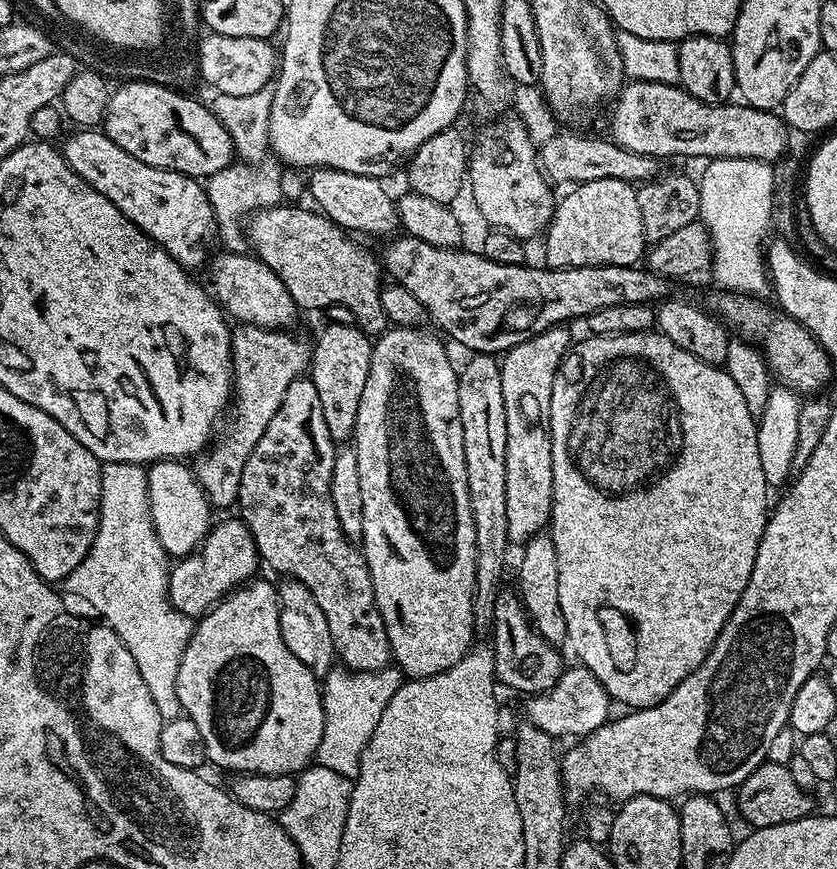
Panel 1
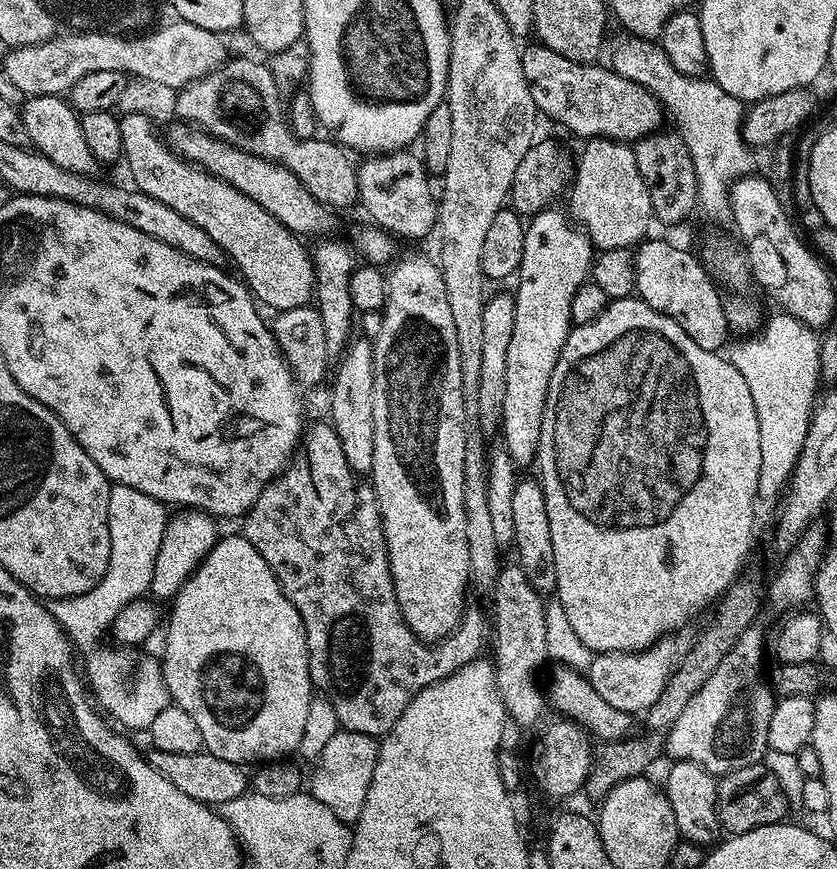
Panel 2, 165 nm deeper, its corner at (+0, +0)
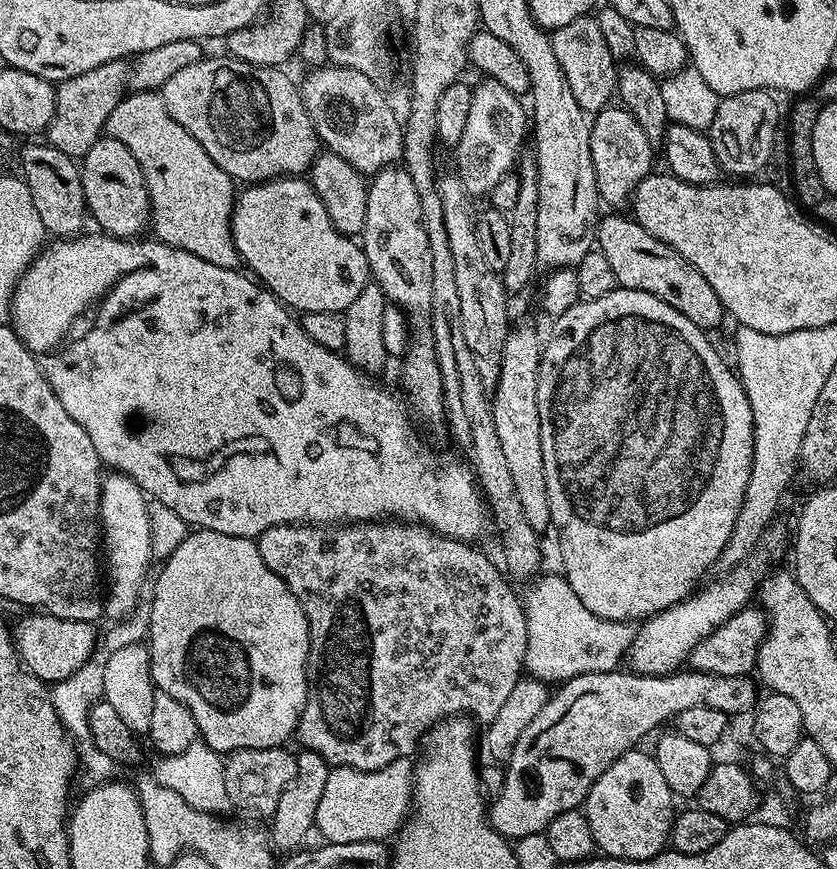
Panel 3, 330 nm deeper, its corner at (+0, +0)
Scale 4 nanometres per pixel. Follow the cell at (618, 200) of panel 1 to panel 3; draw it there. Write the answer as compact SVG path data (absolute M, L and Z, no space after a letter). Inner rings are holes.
M623 106L601 108L599 112L595 113L591 126L590 158L594 158L594 174L598 182L598 194L607 207L608 204L612 207L609 209L623 209L620 207L623 204L625 207L631 201L632 194L636 191L638 185L653 171L652 152L654 152L654 146L646 138L646 130L642 130L642 126L638 126L634 114L630 114L628 109Z

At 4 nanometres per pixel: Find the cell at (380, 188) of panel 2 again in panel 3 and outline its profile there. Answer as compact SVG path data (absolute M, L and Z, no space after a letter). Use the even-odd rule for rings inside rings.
M333 66L313 68L307 75L304 81L299 81L300 96L310 114L317 141L327 151L346 158L346 162L362 174L375 174L401 163L404 155L402 120L388 105L379 83L356 69Z

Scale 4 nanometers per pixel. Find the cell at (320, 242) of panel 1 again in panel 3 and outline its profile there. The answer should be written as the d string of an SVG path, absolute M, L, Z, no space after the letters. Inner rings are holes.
M129 91L114 106L106 132L134 154L142 170L152 204L150 228L156 231L155 239L214 262L214 266L239 269L242 261L232 241L234 181L170 118L163 95L159 91Z

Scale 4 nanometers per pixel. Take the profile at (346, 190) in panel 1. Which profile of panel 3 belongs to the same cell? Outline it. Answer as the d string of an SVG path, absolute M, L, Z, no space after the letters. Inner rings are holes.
M221 54L217 60L208 60L202 58L198 62L194 62L190 66L178 70L178 74L173 74L170 82L166 82L162 89L164 105L170 114L170 118L174 118L174 122L178 122L178 126L182 126L182 130L186 130L194 138L194 142L198 142L198 146L202 146L202 150L206 150L206 154L210 154L210 158L220 167L227 176L232 177L236 182L259 182L261 180L275 180L277 176L300 176L307 173L311 169L312 164L318 155L318 141L316 131L310 122L310 114L304 105L304 99L300 96L300 89L297 81L291 80L279 67L263 68L262 66L254 66L250 62L242 62L236 60L233 56Z

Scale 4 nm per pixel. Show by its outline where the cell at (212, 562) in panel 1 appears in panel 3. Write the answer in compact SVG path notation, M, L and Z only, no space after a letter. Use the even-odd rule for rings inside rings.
M32 610L29 616L21 618L14 624L16 653L24 661L25 668L45 682L55 682L62 678L70 678L77 670L82 670L88 660L93 659L92 652L98 648L98 632L87 620L71 620L51 616L49 612Z

